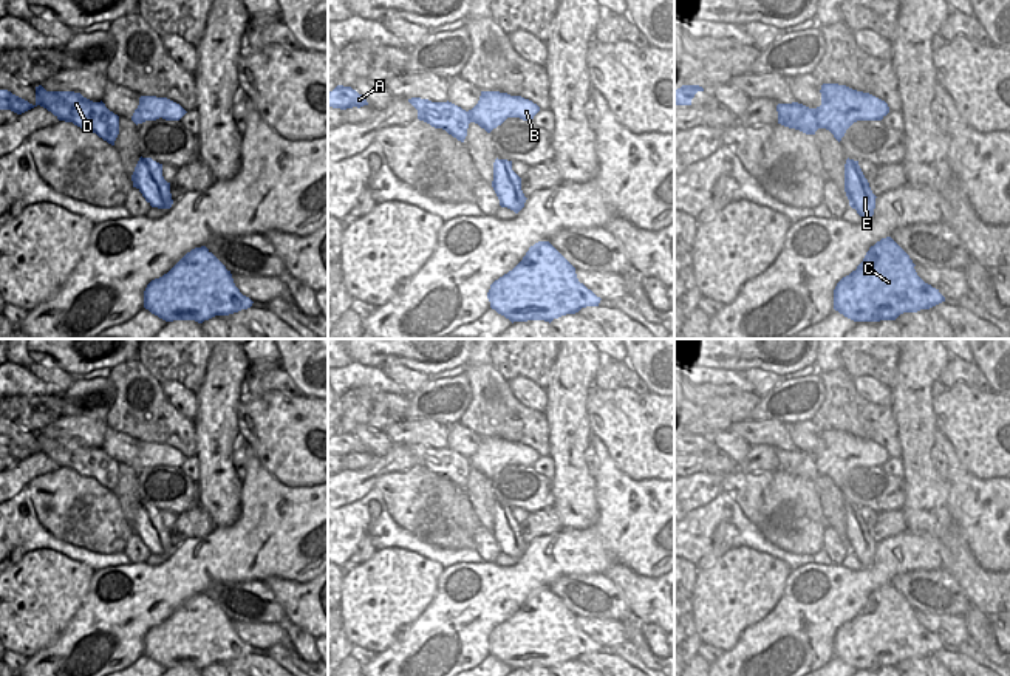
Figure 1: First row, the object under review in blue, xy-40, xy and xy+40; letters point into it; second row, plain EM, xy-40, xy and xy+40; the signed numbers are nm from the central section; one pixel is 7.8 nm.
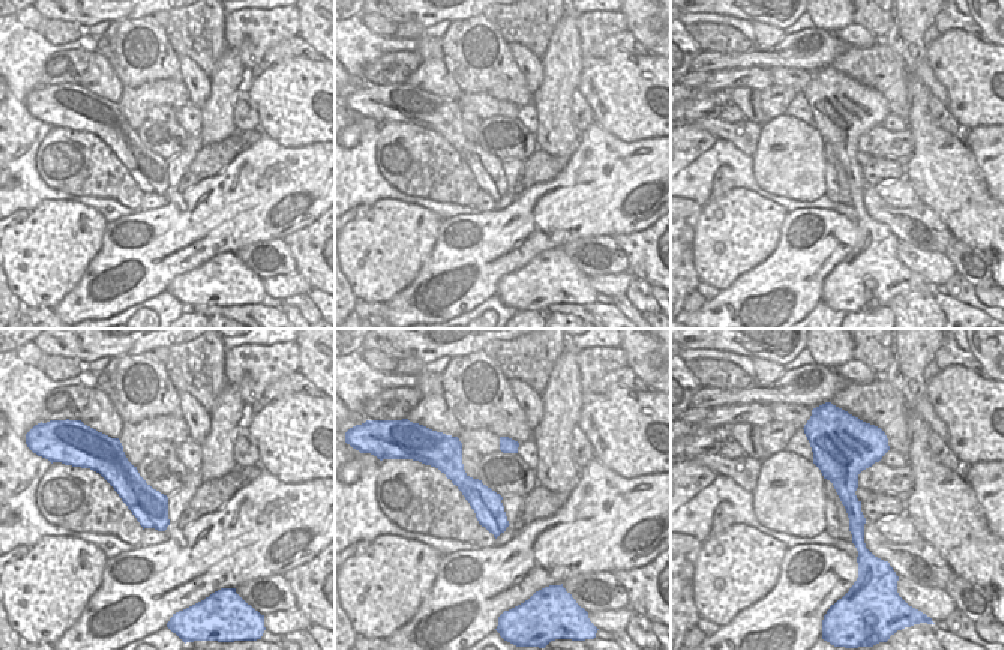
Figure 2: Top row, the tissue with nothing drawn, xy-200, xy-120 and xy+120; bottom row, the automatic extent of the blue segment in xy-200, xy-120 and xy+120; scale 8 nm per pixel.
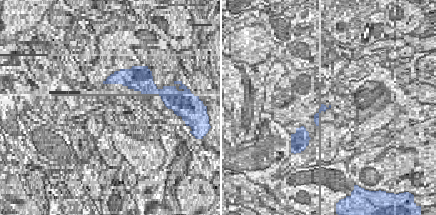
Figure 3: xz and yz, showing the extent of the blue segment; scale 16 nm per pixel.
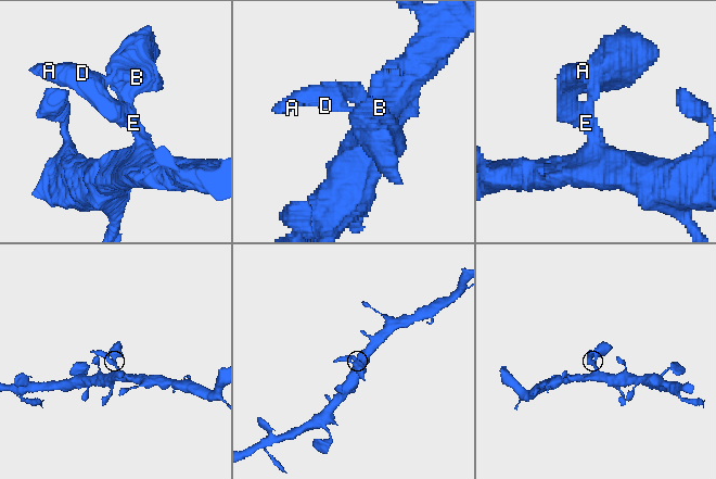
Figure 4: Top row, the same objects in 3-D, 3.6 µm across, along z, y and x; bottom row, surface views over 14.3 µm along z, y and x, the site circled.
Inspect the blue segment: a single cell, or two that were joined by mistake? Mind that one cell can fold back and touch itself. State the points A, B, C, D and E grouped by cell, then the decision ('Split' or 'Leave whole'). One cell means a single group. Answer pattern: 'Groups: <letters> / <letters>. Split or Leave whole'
Groups: A B C D E. Leave whole.

